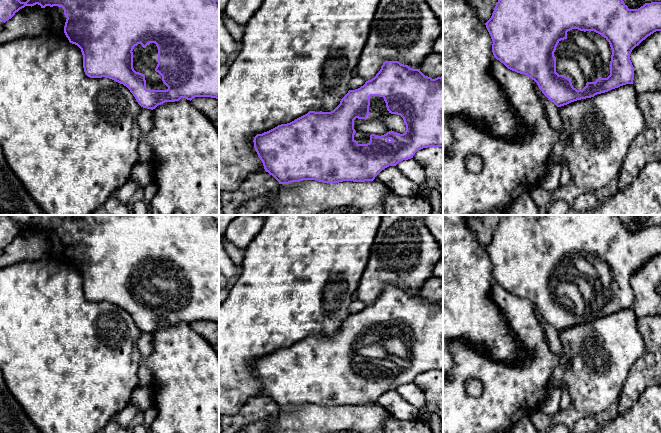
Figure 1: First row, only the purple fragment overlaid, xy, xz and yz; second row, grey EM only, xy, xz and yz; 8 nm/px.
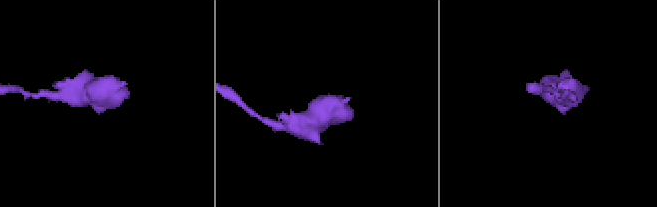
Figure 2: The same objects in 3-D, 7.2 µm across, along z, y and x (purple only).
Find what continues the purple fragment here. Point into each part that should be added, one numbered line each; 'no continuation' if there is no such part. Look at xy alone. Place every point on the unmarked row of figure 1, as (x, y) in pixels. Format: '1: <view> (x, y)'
1: xy (145, 284)

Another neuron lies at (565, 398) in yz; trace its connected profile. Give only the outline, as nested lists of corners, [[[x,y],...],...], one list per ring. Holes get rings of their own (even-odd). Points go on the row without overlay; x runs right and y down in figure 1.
[[[563,388],[561,402],[560,402],[560,411],[565,410],[568,406],[571,405],[571,398],[568,389]]]

